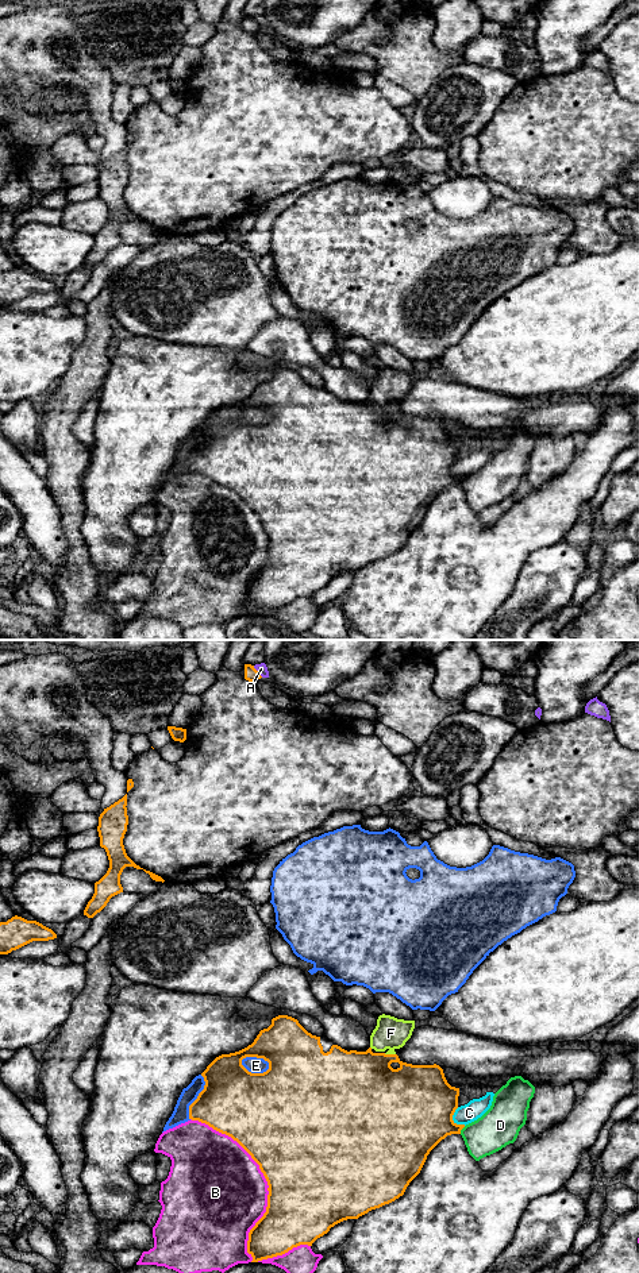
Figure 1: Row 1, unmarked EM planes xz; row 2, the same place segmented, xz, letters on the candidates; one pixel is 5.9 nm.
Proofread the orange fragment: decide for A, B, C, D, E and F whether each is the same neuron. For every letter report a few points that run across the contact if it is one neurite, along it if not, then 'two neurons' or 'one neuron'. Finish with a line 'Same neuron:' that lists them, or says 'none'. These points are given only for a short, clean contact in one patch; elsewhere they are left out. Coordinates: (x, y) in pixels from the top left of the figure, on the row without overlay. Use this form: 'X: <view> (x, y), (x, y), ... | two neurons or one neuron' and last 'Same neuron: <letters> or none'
A: xz (253, 18), (262, 29) | two neurons
B: two neurons
C: two neurons
D: two neurons
E: two neurons
F: xz (362, 439), (389, 407), (391, 385) | one neuron
Same neuron: F

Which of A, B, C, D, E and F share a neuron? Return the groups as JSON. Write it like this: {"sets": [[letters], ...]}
{"sets": [["A"], ["B"], ["C"], ["D"], ["E"], ["F"]]}

